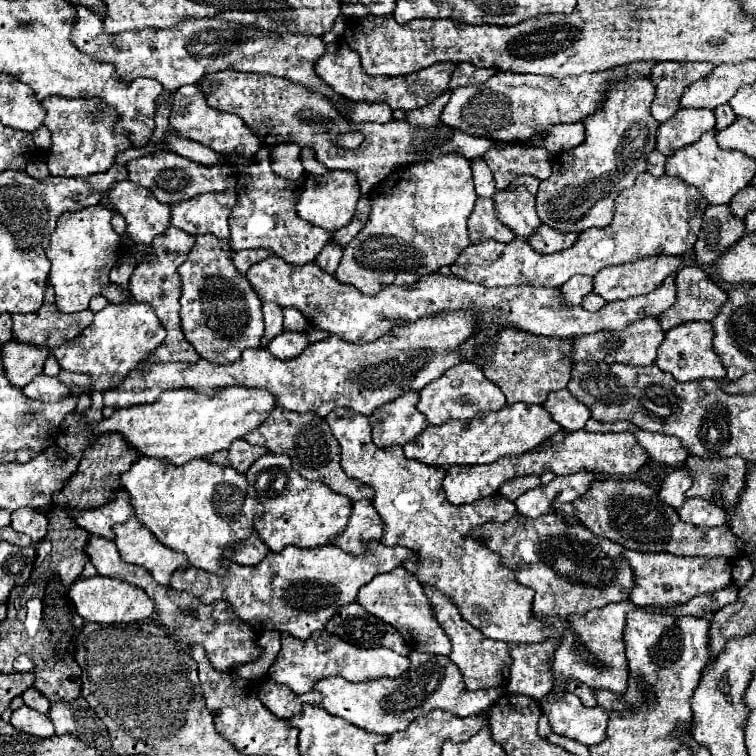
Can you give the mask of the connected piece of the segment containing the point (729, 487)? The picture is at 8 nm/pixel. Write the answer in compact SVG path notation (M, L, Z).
M688 456L684 466L692 478L692 486L688 488L686 498L704 498L732 514L736 502L740 500L740 490L746 478L744 458L730 456L704 460Z

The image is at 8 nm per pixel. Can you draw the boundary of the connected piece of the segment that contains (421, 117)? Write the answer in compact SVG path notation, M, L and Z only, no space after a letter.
M448 92L444 94L444 98L438 98L432 102L432 106L426 106L426 108L420 108L420 110L412 110L412 112L402 112L402 110L394 110L394 120L410 122L414 126L436 126L438 120L440 120L440 114L442 114L442 108L444 104L448 102Z

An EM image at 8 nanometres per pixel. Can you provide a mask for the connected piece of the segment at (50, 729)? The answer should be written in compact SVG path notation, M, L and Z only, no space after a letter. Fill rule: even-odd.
M22 706L16 712L12 712L10 724L16 730L20 730L24 734L30 734L30 736L36 736L36 738L54 736L54 726L52 726L50 718L42 716L42 714L36 714L36 710L32 710L28 706Z

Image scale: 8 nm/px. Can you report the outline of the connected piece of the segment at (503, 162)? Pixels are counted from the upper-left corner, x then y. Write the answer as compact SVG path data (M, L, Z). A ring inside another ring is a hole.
M512 144L506 148L492 148L484 160L494 174L498 190L506 190L508 184L522 174L534 176L538 180L548 178L550 154L544 148L524 148Z

